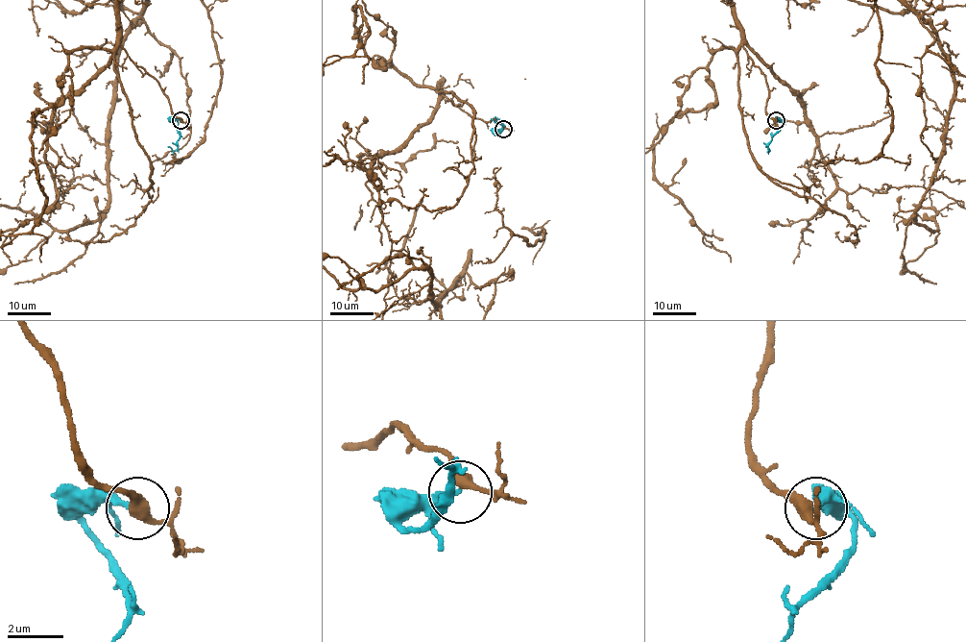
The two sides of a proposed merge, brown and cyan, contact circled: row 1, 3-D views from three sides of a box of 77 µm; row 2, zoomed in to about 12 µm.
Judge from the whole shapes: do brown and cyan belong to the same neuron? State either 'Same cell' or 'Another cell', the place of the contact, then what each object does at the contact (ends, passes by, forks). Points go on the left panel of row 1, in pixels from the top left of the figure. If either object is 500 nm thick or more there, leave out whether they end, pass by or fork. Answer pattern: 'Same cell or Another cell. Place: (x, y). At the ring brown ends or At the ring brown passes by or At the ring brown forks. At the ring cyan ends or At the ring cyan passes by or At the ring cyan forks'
Another cell. Place: (181, 120). At the ring brown passes by. At the ring cyan ends

